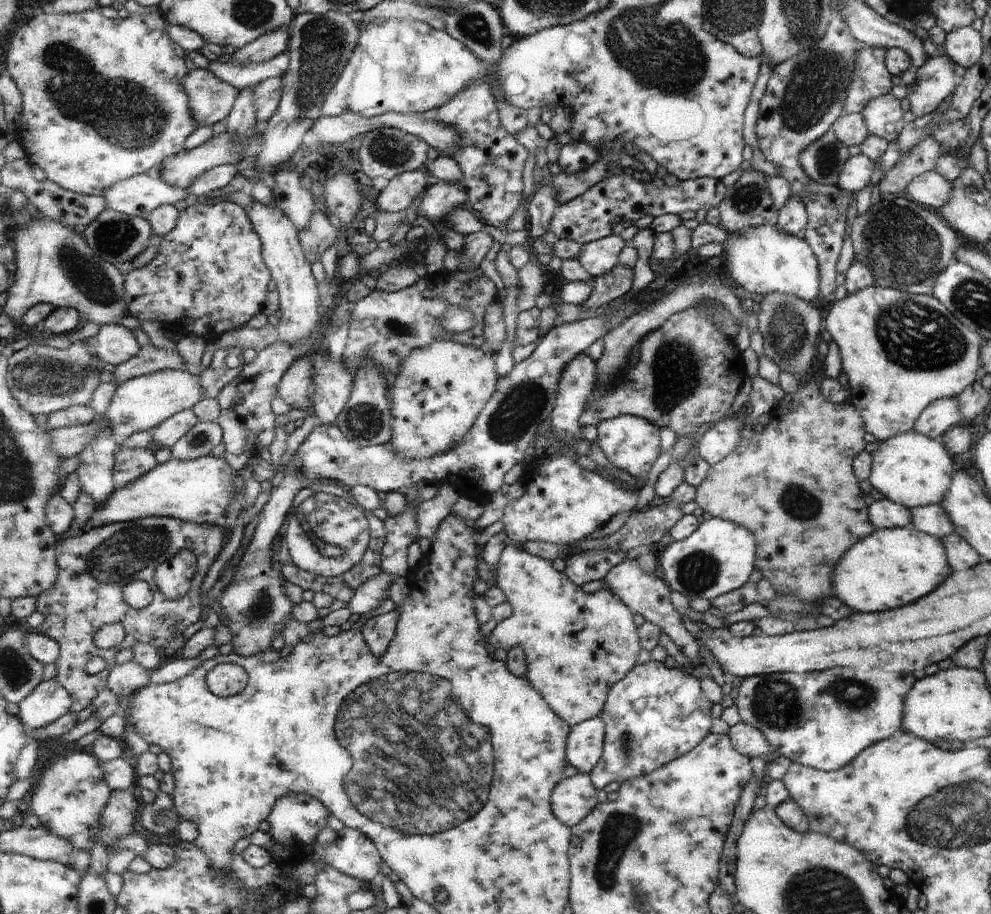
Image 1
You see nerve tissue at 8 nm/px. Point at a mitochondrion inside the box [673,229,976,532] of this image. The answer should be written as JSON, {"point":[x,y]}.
{"point":[901,324]}

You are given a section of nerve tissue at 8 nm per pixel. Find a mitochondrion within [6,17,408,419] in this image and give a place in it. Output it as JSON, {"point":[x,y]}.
{"point":[128,115]}

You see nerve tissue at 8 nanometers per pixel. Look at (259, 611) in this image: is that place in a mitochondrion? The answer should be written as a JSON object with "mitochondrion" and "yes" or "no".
{"mitochondrion":"yes"}

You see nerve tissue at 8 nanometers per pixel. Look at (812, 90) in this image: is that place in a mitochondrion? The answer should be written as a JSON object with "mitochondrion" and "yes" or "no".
{"mitochondrion":"yes"}

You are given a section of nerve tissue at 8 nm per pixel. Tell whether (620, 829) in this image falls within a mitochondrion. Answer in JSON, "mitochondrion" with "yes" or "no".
{"mitochondrion":"yes"}

